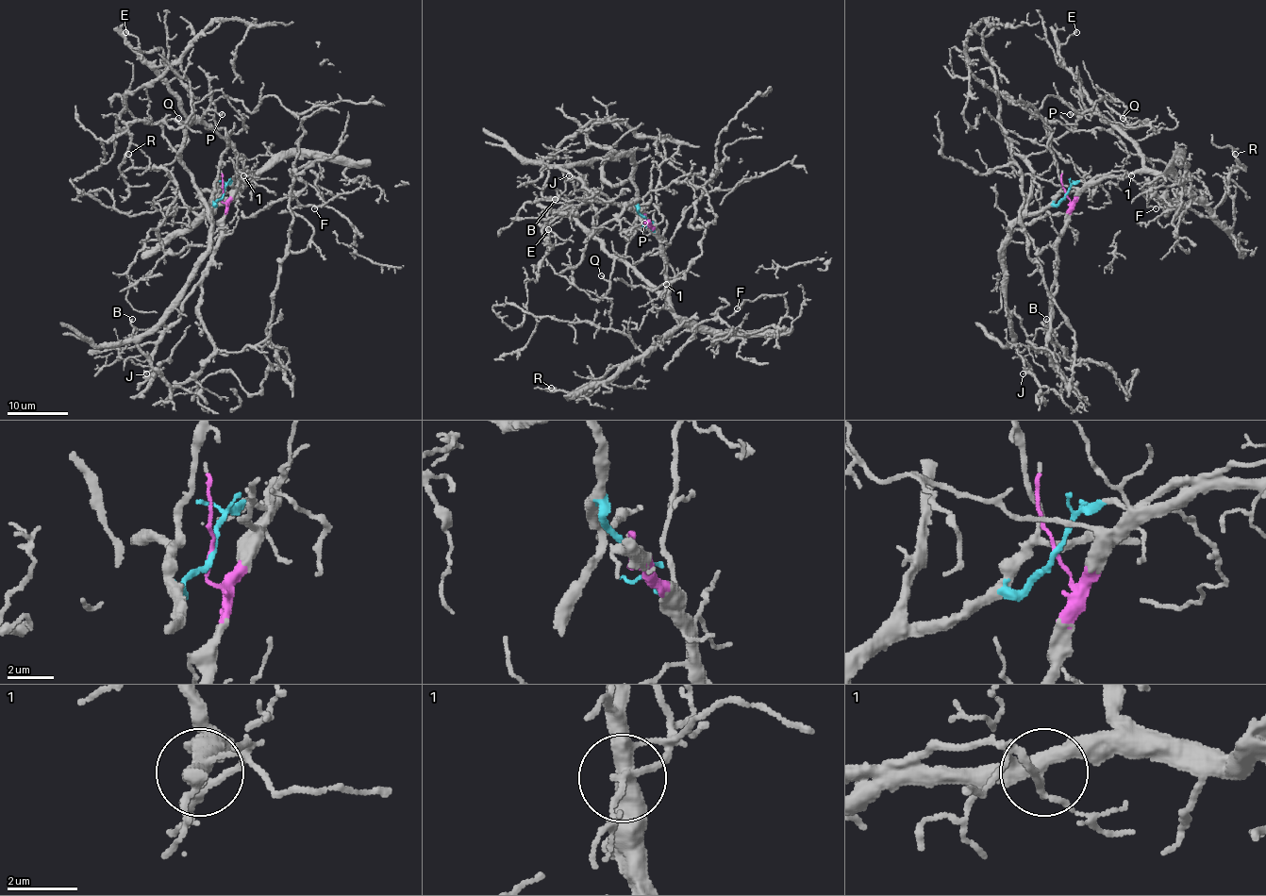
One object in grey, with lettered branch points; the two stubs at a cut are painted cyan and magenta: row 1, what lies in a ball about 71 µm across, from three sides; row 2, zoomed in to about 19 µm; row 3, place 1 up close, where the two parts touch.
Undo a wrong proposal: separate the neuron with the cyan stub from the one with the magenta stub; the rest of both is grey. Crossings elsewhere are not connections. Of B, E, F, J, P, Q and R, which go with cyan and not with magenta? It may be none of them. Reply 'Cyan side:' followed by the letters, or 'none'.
Cyan side: J

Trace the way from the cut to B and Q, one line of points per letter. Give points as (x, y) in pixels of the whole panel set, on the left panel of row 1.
B: (223, 193), (221, 240), (180, 318), (161, 330), (136, 329), (133, 318)
Q: (223, 193), (224, 203), (242, 177), (242, 157), (208, 125), (195, 121), (188, 125), (178, 118)

